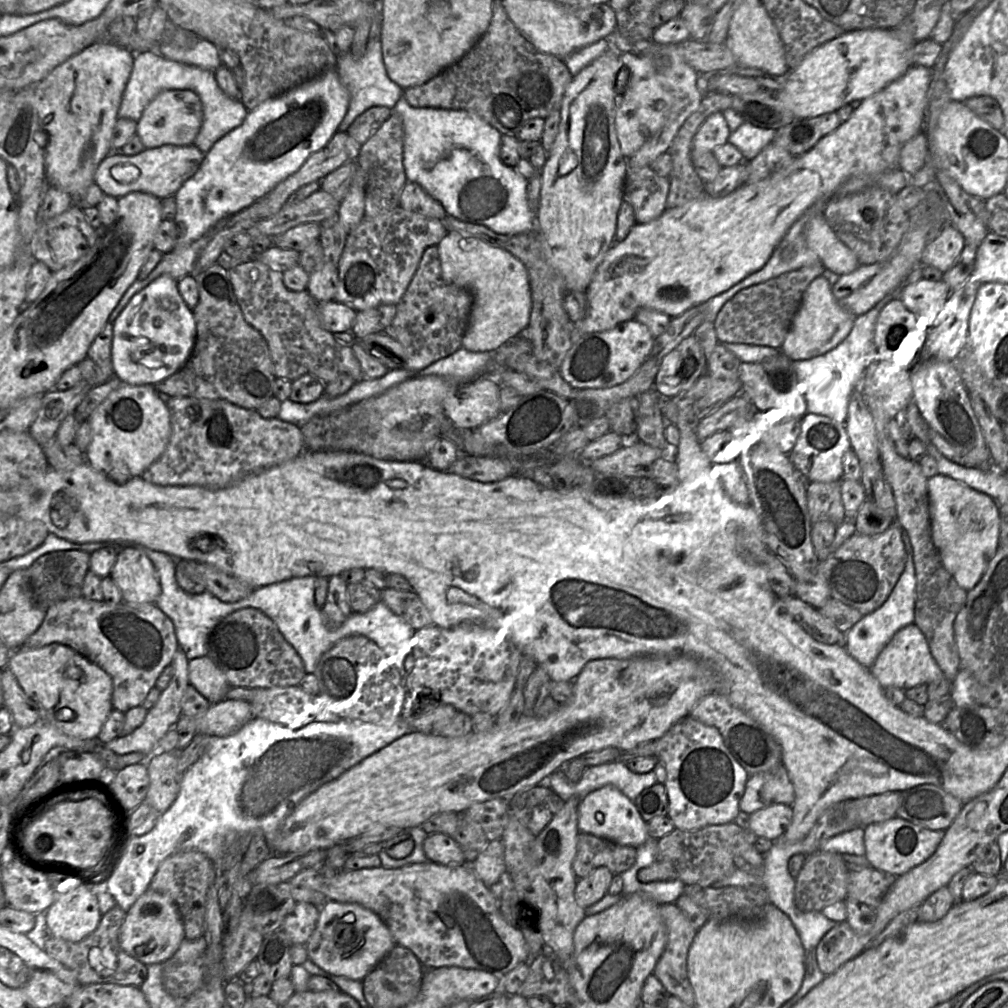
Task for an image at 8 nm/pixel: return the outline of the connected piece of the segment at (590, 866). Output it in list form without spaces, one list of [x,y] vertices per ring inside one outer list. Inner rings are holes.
[[[579,832],[572,867],[577,879],[587,876],[598,867],[606,867],[614,875],[620,875],[631,868],[636,854],[635,847]]]

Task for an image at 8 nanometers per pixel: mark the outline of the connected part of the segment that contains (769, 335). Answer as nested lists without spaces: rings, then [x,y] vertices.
[[[822,265],[805,266],[739,292],[723,306],[713,322],[720,344],[764,346],[782,352],[783,344],[793,319],[801,307],[805,292],[814,280],[823,276],[825,270]]]

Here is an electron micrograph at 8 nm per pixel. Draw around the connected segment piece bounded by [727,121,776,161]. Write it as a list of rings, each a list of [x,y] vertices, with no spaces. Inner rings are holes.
[[[745,121],[730,133],[727,143],[741,151],[744,161],[750,161],[772,142],[775,133],[776,130],[756,127]]]

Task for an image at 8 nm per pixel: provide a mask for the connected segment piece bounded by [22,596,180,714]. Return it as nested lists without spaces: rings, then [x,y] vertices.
[[[79,597],[52,604],[46,610],[44,621],[22,647],[40,648],[52,643],[66,645],[102,668],[113,681],[112,706],[122,713],[141,706],[166,667],[172,664],[179,644],[173,622],[153,603],[110,605]]]

